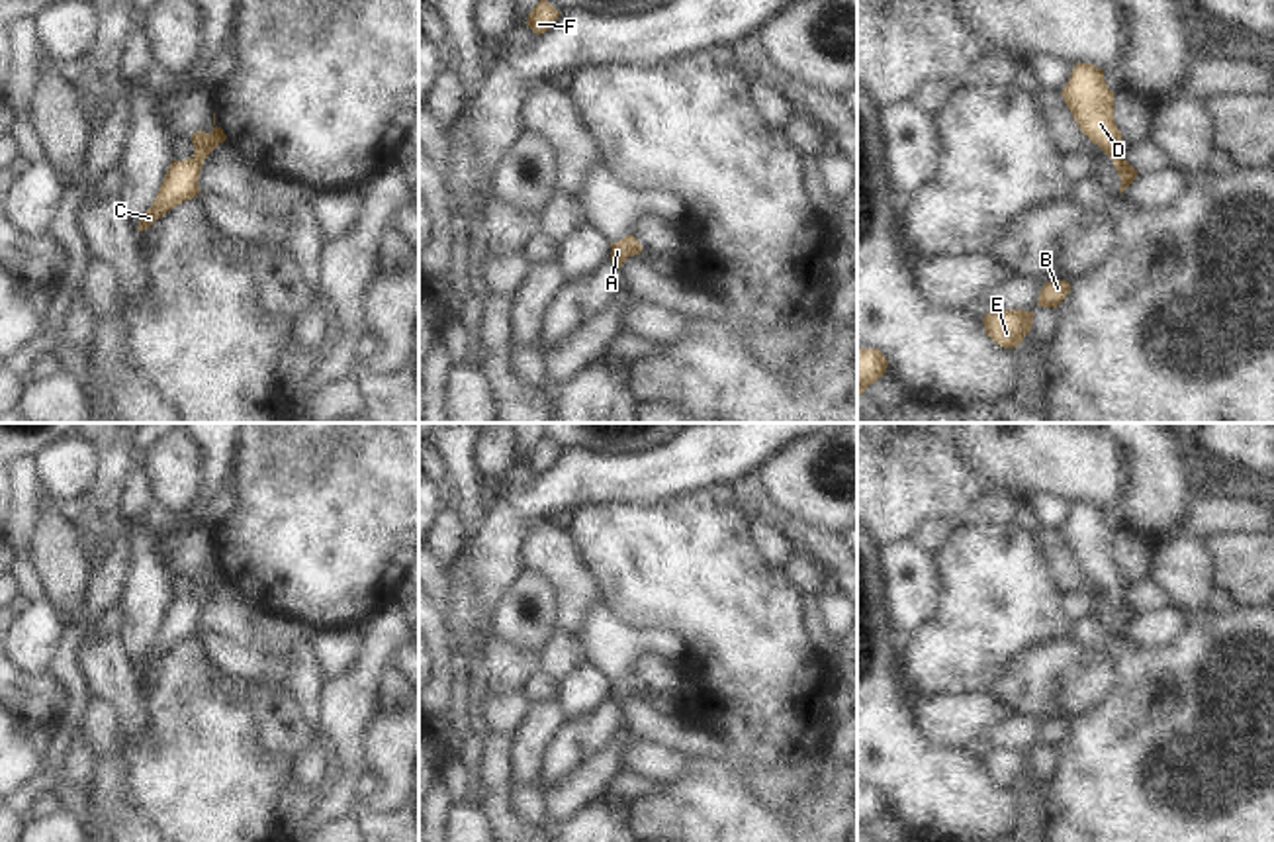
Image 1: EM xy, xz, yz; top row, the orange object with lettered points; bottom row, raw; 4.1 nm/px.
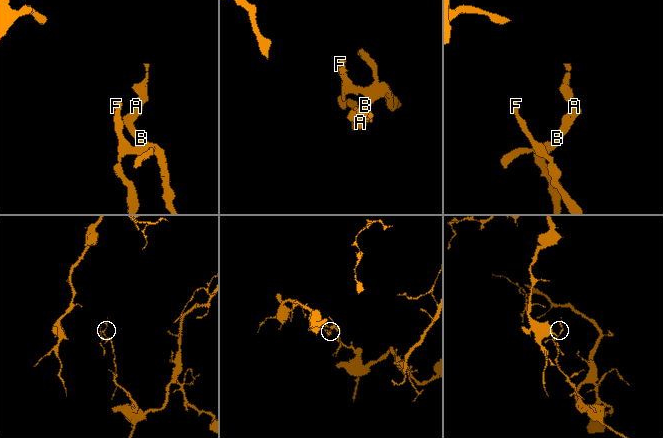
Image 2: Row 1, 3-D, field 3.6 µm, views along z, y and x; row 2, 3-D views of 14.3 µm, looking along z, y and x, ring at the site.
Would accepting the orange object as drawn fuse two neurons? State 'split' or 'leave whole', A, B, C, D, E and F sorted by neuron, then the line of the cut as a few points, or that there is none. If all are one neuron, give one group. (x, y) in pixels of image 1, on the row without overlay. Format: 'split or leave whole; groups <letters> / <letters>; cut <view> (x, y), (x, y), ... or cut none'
leave whole; groups A B C D E F; cut none

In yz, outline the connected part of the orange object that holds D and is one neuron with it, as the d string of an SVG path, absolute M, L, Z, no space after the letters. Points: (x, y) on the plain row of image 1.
M1076 501L1061 535L1080 570L1114 599L1121 632L1137 617L1137 609L1125 599L1125 582L1114 558L1115 533L1108 527L1104 509Z

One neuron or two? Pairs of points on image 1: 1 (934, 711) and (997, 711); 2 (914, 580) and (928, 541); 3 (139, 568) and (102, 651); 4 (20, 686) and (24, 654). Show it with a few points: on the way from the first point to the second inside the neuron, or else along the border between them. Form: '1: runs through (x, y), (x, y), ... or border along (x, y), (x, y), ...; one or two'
1: runs through (950, 711), (981, 711); one
2: border along (910, 541), (934, 555); two
3: border along (116, 635), (136, 664); two
4: border along (20, 668), (30, 674), (47, 672); two

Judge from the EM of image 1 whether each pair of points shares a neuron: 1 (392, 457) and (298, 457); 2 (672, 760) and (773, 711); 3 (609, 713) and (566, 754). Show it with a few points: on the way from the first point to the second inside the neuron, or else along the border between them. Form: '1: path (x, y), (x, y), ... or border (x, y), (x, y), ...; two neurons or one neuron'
1: path (368, 457), (321, 457); one neuron
2: border (687, 758), (687, 764), (676, 776), (660, 784); two neurons
3: path (597, 725), (574, 743); one neuron

